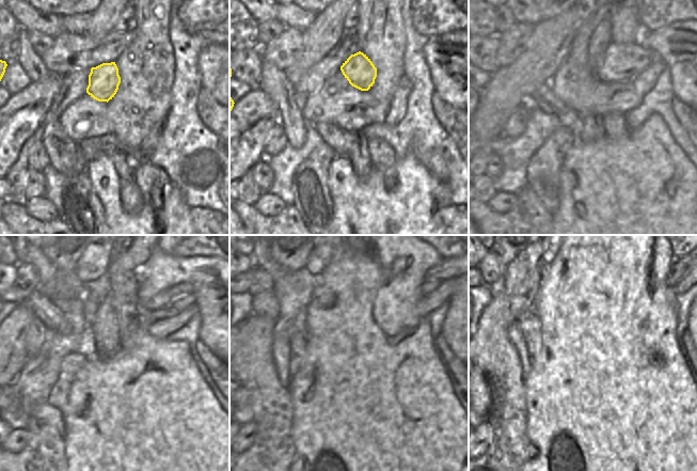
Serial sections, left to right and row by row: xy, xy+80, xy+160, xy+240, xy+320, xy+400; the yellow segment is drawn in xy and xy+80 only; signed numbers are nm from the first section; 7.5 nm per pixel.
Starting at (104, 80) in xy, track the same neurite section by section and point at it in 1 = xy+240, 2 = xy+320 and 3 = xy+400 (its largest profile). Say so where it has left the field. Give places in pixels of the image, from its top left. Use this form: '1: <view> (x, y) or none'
1: xy+240 (163, 299)
2: xy+320 (446, 269)
3: xy+400 (685, 261)

